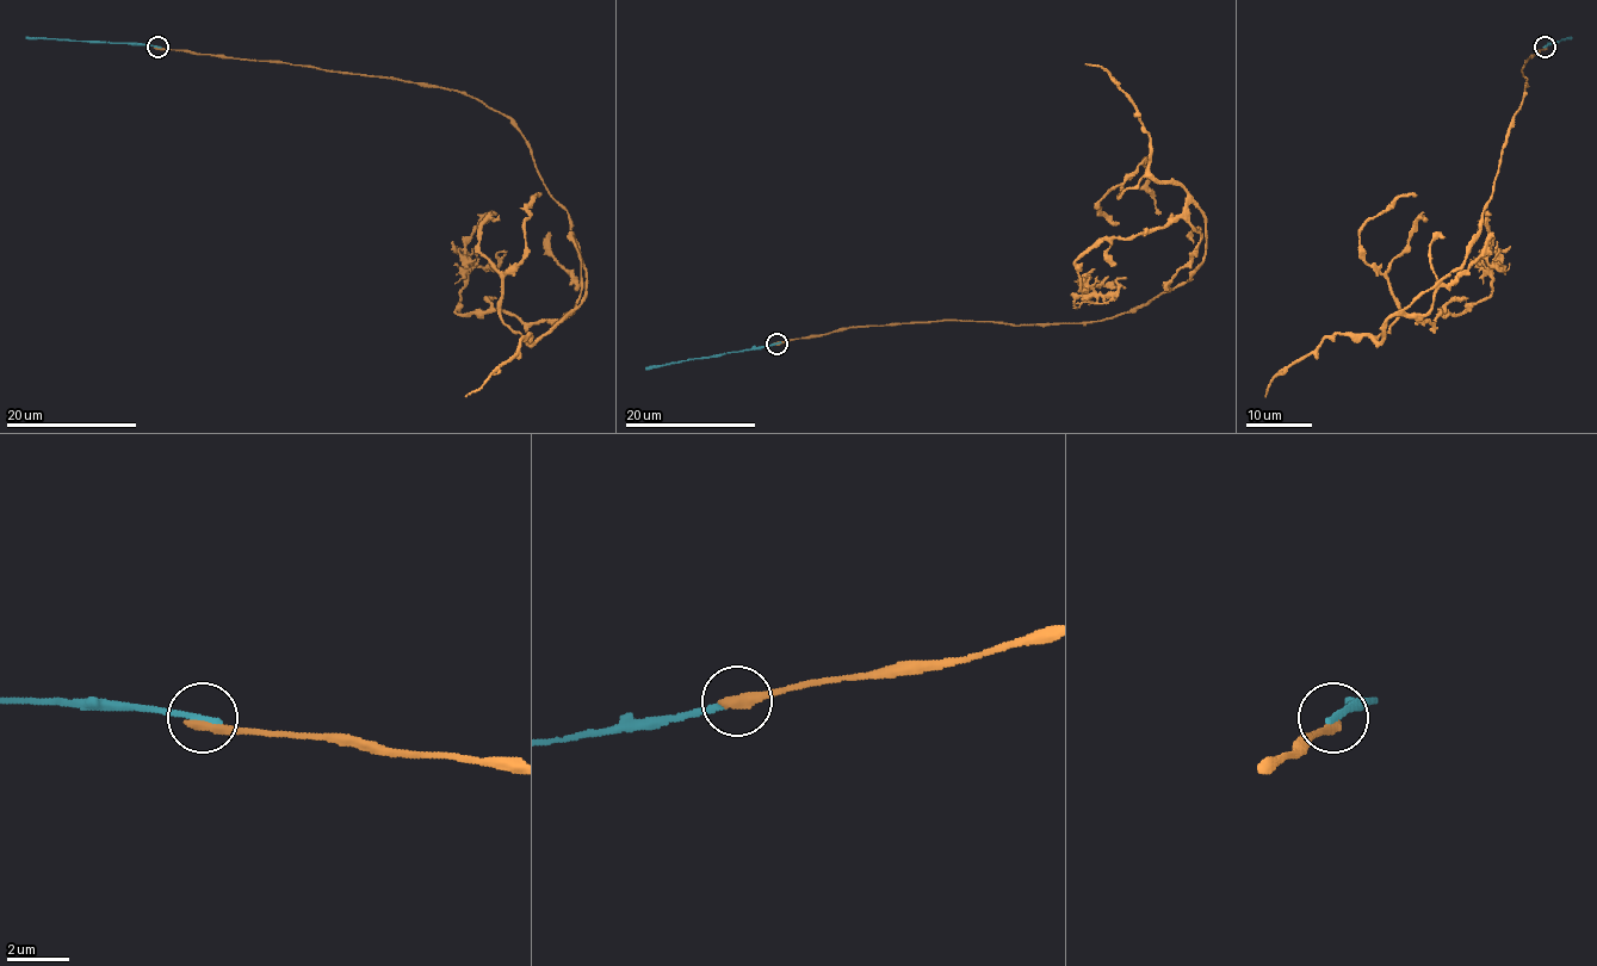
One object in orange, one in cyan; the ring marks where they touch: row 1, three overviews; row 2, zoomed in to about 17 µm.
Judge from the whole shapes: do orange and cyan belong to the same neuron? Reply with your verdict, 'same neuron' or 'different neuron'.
different neuron

